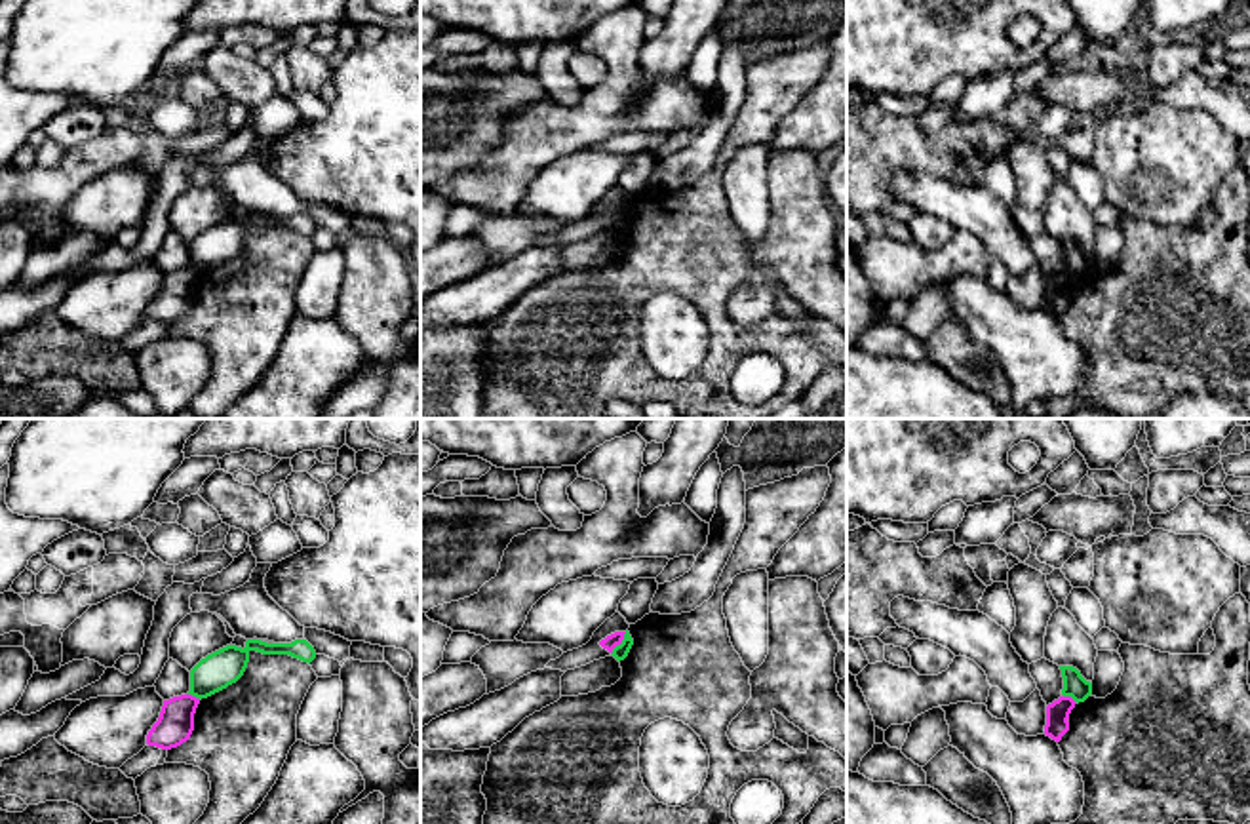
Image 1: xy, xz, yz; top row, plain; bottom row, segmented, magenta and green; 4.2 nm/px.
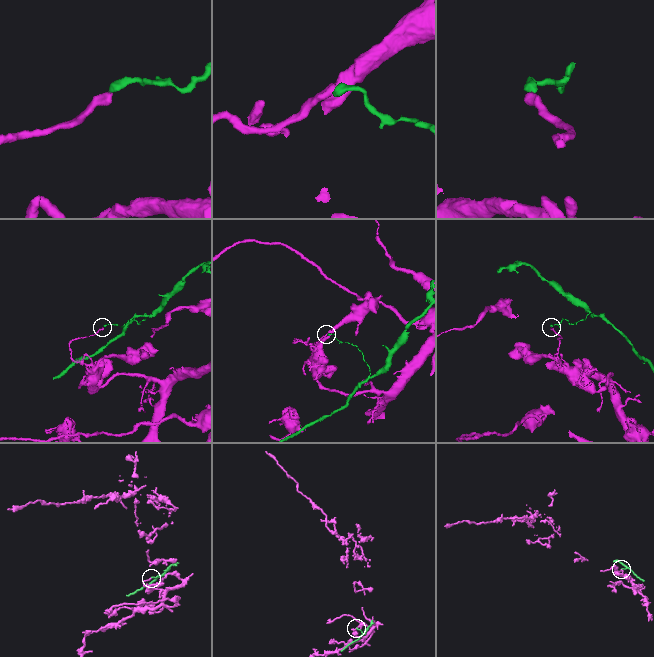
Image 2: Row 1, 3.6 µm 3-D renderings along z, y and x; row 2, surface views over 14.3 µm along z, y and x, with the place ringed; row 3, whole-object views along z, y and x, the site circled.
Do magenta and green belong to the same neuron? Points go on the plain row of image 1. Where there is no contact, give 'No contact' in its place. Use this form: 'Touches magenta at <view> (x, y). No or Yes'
Touches magenta at xz (619, 217). No

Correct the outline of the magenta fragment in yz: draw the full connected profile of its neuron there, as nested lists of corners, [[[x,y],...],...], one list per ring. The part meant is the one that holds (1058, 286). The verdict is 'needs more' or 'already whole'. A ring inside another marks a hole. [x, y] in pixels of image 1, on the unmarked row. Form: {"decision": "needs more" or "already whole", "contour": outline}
{"decision": "already whole", "contour": [[[1060,270],[1058,274],[1046,280],[1046,310],[1050,310],[1056,316],[1062,314],[1062,310],[1069,304],[1067,293],[1075,278],[1077,276],[1071,270]]]}

